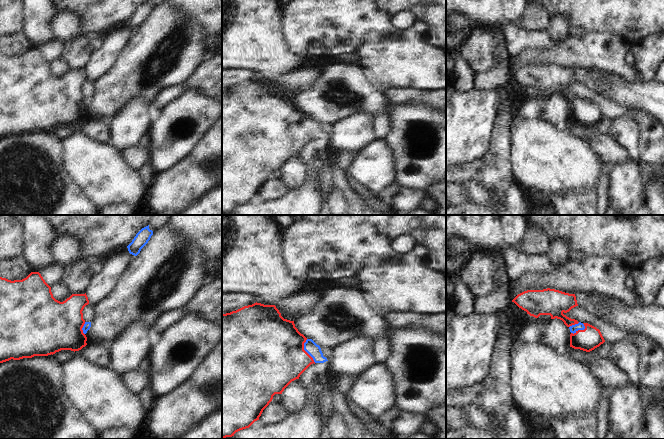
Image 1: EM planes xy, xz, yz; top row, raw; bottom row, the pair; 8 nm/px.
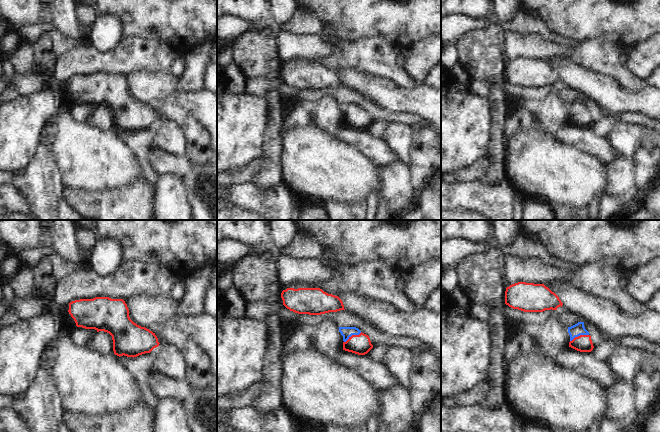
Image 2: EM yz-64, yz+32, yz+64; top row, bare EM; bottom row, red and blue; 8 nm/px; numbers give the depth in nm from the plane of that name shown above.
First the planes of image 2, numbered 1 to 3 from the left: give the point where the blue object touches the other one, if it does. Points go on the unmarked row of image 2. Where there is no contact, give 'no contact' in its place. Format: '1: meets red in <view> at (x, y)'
1: no contact
2: meets red in yz+32 at (352, 111)
3: meets red in yz+64 at (580, 111)

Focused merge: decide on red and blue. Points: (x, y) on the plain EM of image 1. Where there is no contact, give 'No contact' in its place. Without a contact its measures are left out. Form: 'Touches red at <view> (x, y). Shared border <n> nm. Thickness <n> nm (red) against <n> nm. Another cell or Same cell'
Touches red at xz (305, 127). Shared border 200 nm. Thickness 480 nm (red) against 110 nm. Same cell.

